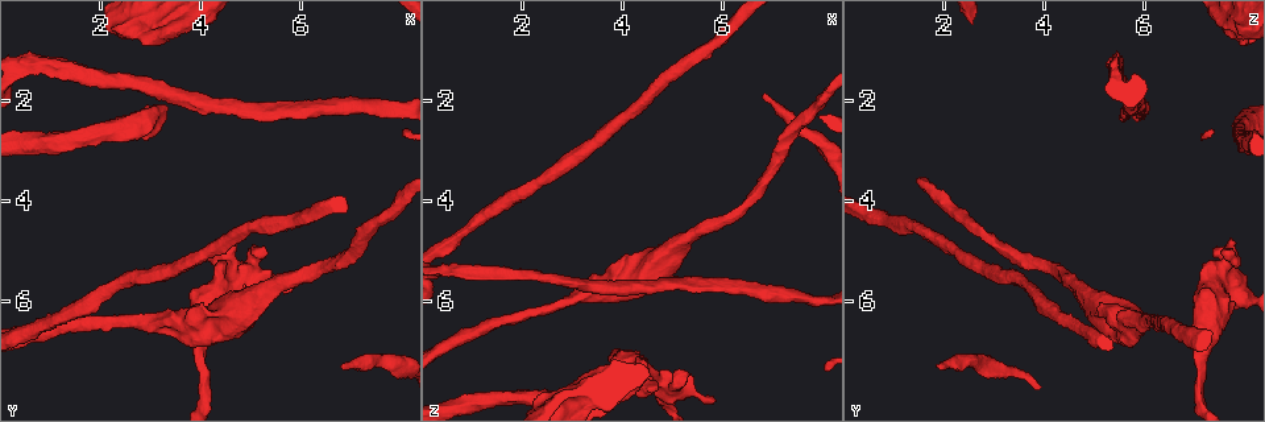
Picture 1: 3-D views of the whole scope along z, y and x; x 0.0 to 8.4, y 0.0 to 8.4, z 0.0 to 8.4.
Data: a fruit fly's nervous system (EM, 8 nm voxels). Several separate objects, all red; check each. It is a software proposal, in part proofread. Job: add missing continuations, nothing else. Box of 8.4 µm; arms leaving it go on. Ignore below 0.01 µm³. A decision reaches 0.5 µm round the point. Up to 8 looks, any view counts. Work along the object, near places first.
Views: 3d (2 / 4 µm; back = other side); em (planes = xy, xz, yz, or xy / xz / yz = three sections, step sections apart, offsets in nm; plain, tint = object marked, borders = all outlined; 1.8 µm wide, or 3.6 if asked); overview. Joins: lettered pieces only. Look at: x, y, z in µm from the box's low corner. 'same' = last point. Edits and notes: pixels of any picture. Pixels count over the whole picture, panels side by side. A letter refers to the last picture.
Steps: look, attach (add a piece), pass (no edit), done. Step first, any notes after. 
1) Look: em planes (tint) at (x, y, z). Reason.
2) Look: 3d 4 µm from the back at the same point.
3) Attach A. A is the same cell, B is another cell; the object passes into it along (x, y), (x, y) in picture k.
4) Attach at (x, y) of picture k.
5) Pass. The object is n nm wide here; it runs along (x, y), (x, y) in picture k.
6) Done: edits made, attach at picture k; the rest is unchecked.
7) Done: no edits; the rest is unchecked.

Look: 3d 2 µm at (6.80, 7.25, 1.90). Branch stops here.

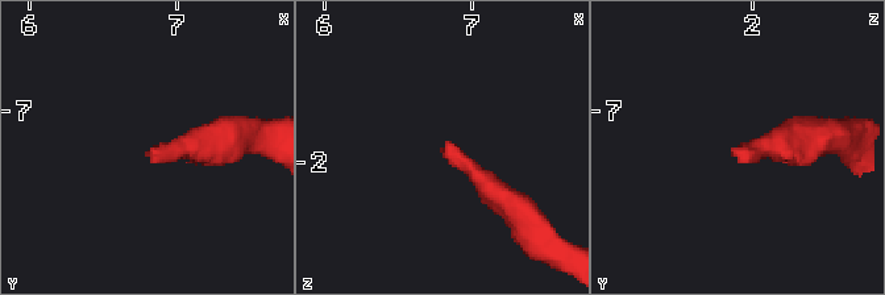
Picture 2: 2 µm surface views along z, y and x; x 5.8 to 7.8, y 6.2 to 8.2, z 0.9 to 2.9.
Look: em planes (borders) at (6.86, 7.28, 1.84).

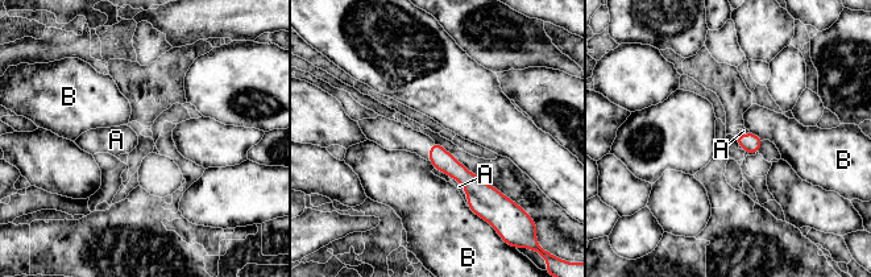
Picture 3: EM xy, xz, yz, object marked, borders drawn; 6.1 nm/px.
Attach at (459, 186) of picture 3. The longest contact is with A, 220 nm; A is the same cell, B is another cell; it goes on there.

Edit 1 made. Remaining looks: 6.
Look: 3d 2 µm at (4.00, 6.95, 7.15). Calibre changes.

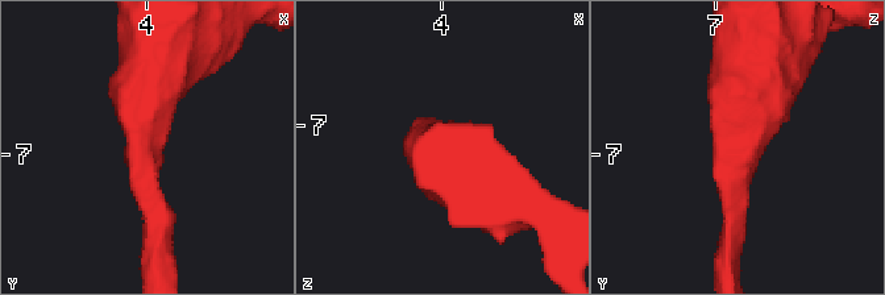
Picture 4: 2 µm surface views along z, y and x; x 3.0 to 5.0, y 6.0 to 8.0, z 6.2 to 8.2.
Look: em planes (borders) at (3.96, 6.92, 7.16).

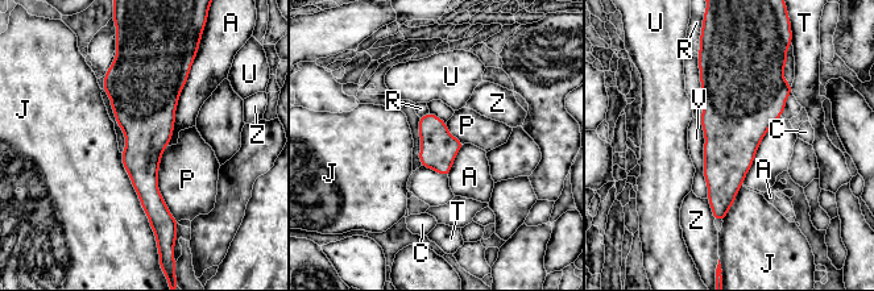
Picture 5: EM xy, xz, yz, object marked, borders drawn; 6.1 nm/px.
Pass. The object is 220 nm wide here; A, C, J, P, R, T, U, V and Z are other cells; none of them fits.

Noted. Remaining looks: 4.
Look: em planes (borders) at (5.25, 4.95, 7.40). Free end.

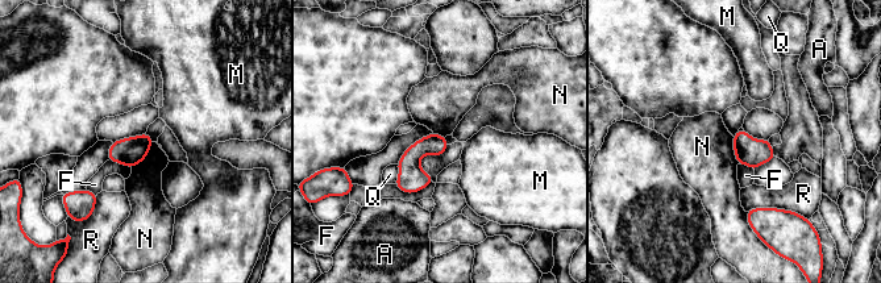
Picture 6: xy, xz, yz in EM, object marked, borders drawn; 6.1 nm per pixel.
Pass. The longest contact is with R, 280 nm; A, F, M, N, Q and R are other cells; a border runs along (153, 141), (148, 154), (131, 167) in picture 6; none of them fits.

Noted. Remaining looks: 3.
Look: em 3.6 µm yz step 4 (tint) at (3.35, 0.65, 8.00).

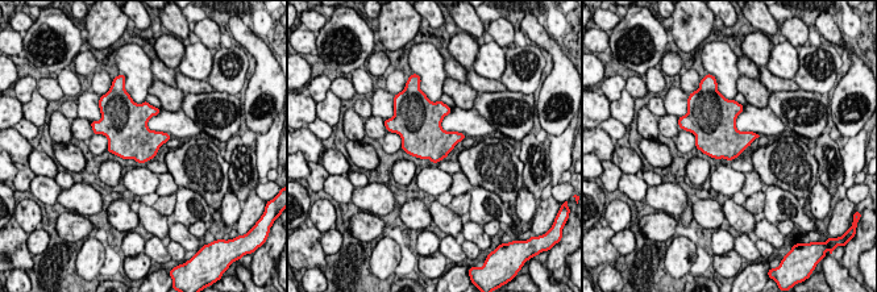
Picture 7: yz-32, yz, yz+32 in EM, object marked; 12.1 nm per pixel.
Look: em 3.6 µm planes (borders) at the same point. Cut it another way.

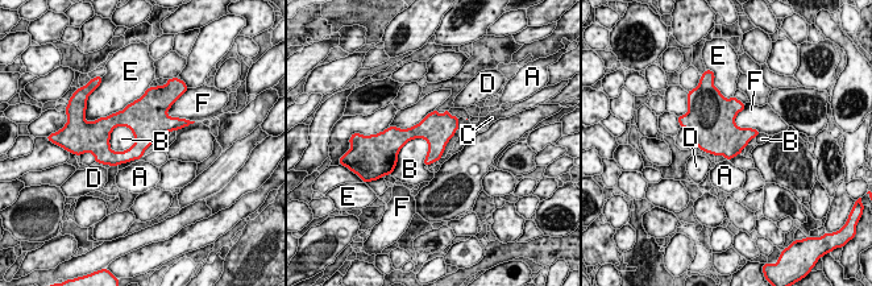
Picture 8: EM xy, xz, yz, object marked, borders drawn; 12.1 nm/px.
Pass. The longest contact is with E, 480 nm; A, B, C, D, E and F are other cells; a border runs along (128, 127), (111, 133), (113, 152) in picture 8; no lettered piece goes on from it.

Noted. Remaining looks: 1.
Done: edits made, attach at picture 3; the rest is unchecked.

